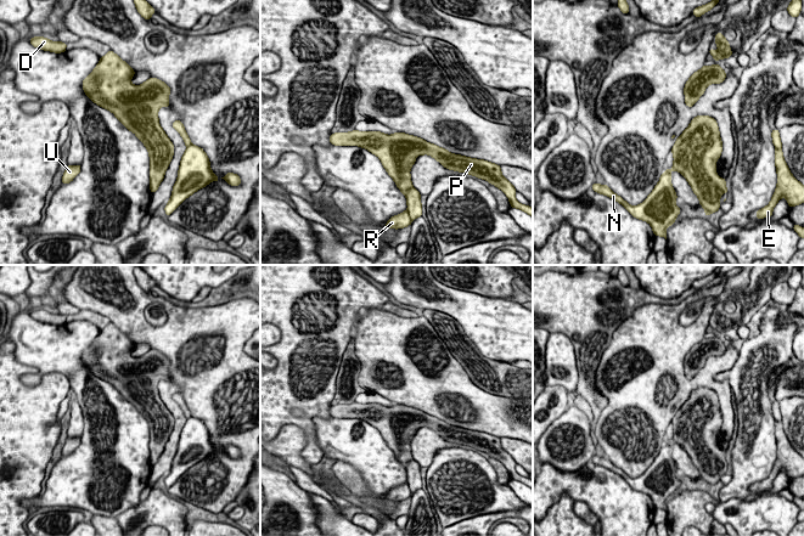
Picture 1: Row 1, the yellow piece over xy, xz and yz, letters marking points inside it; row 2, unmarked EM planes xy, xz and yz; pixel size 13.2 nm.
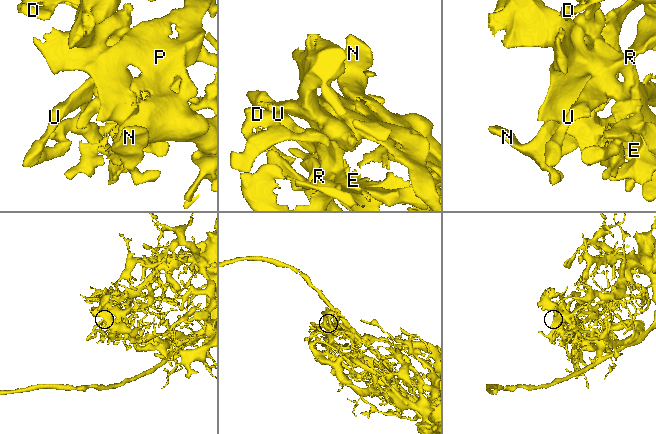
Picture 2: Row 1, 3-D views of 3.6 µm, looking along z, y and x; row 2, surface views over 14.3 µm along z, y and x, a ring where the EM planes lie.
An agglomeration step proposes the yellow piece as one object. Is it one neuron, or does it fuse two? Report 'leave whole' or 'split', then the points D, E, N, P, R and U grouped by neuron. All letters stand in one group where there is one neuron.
split; groups D E R U / N P

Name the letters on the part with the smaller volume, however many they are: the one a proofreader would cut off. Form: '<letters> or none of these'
D, E, R, U

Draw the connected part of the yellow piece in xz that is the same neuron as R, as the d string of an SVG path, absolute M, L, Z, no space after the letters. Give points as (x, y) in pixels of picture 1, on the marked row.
M405 210L395 216L392 216L387 221L386 227L398 230L398 228L407 227L409 225L411 225L411 218L410 218L407 210Z

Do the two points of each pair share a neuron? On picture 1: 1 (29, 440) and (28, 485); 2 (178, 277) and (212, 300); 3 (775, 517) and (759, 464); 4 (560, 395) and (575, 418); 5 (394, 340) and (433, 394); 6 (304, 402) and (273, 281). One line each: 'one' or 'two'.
1: one
2: two
3: two
4: two
5: one
6: one

